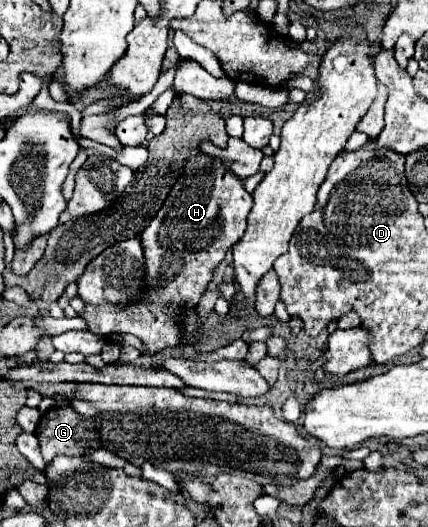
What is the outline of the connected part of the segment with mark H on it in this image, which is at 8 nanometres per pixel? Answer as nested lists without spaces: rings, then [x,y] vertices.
[[[208,155],[188,159],[164,205],[140,235],[146,261],[146,295],[128,303],[128,307],[86,305],[80,317],[86,321],[88,331],[104,339],[126,333],[136,335],[144,343],[144,355],[156,355],[166,347],[180,345],[184,311],[198,307],[214,269],[228,249],[242,239],[250,207],[250,193],[222,159]]]

